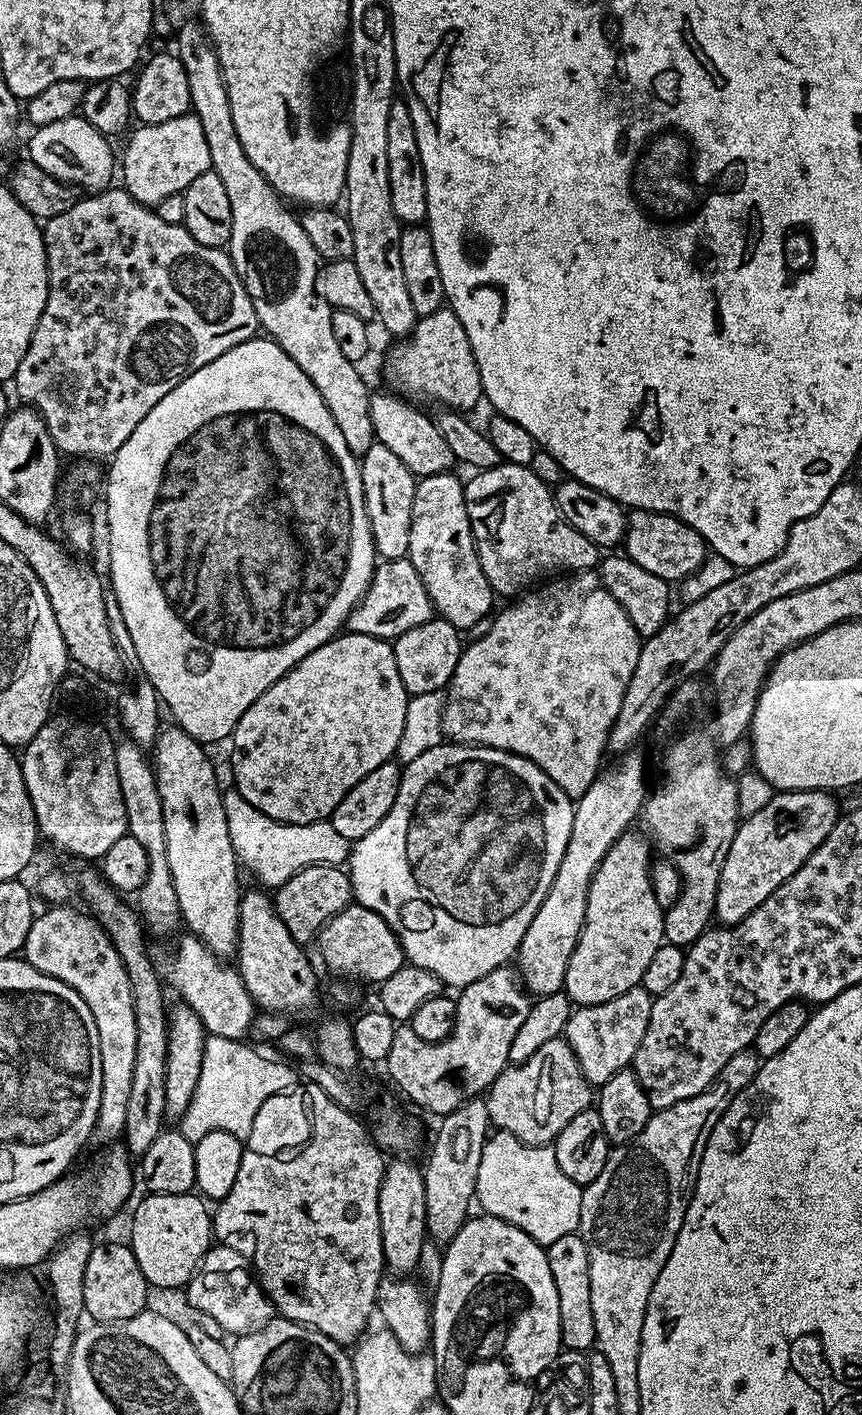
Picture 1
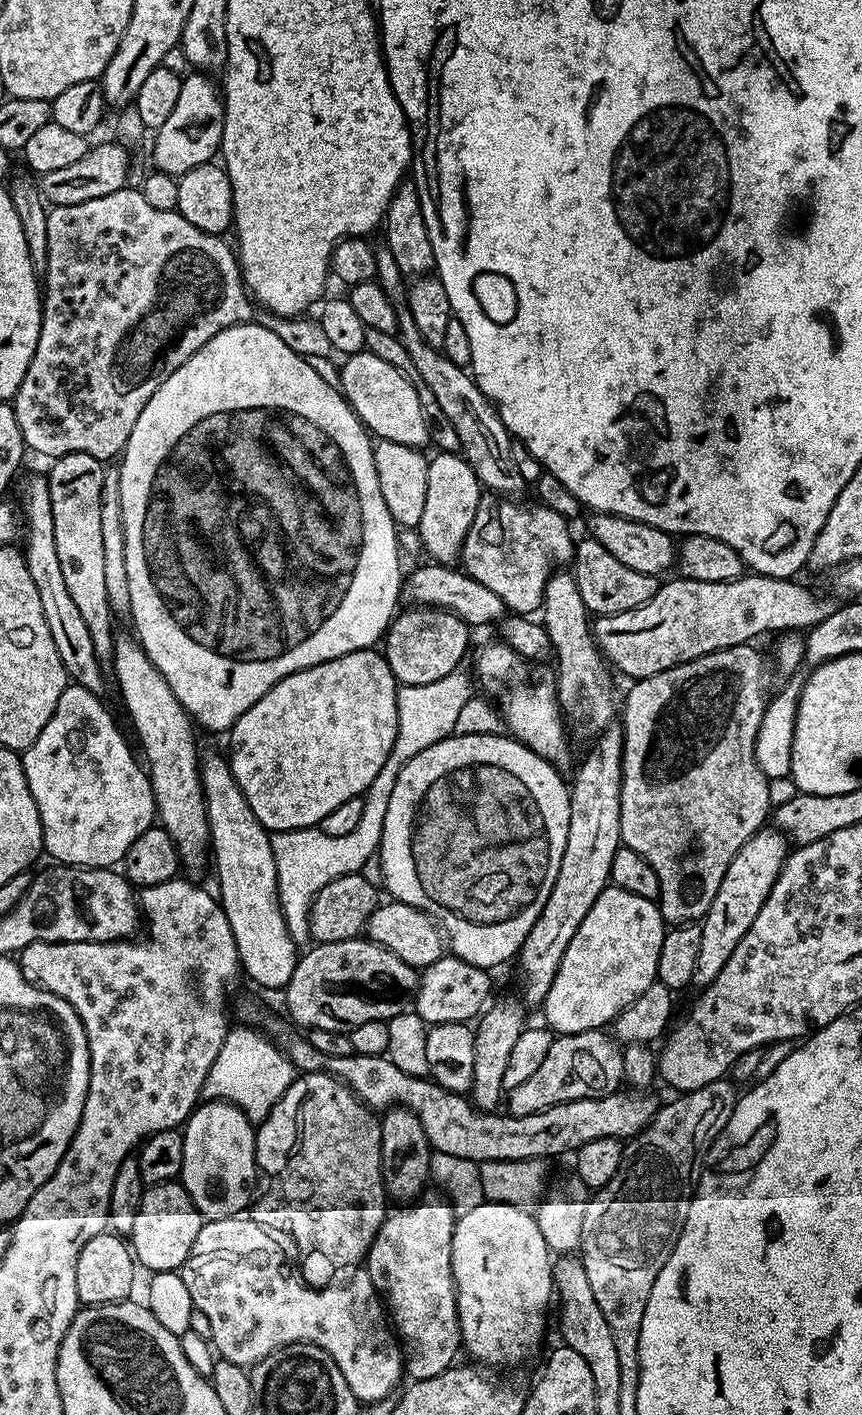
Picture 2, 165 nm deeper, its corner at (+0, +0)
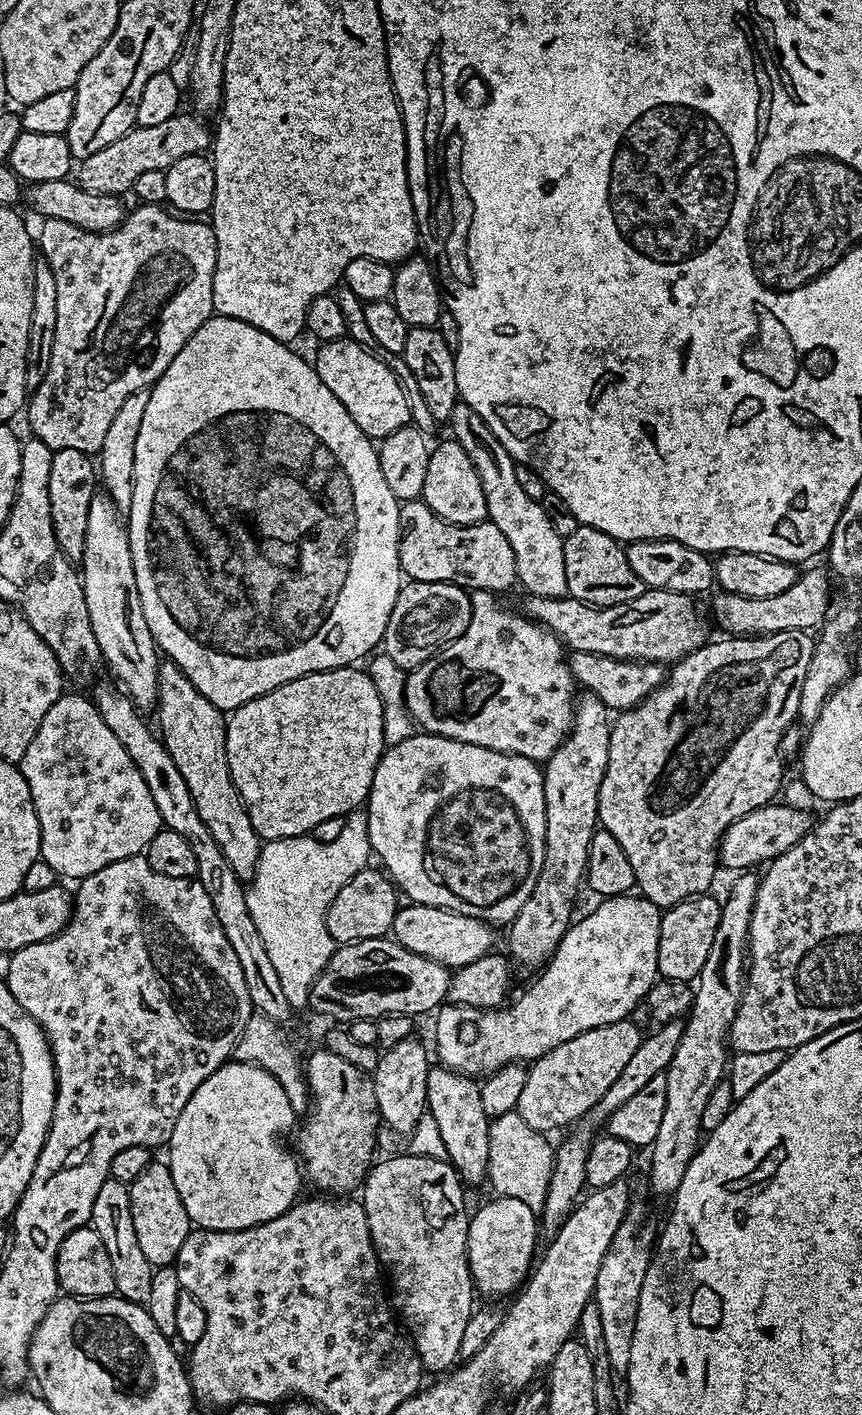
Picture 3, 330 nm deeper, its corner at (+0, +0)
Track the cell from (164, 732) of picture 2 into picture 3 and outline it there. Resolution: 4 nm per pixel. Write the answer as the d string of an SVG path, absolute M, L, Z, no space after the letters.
M97 494L90 502L82 579L86 610L90 610L90 626L94 626L94 638L100 647L103 663L106 668L108 664L109 670L117 676L115 679L132 697L137 708L155 709L162 656L150 634L150 626L146 626L146 614L142 614L142 598L138 598L134 558L130 554L128 525L107 494Z

